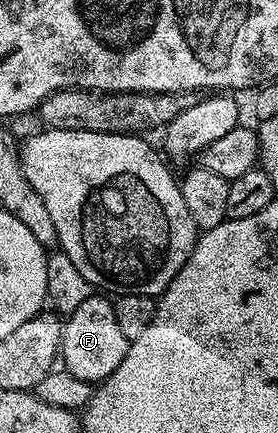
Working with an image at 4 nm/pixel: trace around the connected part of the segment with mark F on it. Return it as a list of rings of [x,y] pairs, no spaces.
[[[93,292],[89,299],[79,304],[64,319],[59,362],[64,370],[75,376],[75,380],[100,384],[107,376],[111,376],[111,372],[115,372],[115,368],[119,368],[119,364],[123,364],[123,356],[127,356],[130,341],[130,338],[123,336],[123,331],[115,321],[113,302],[108,297]]]

